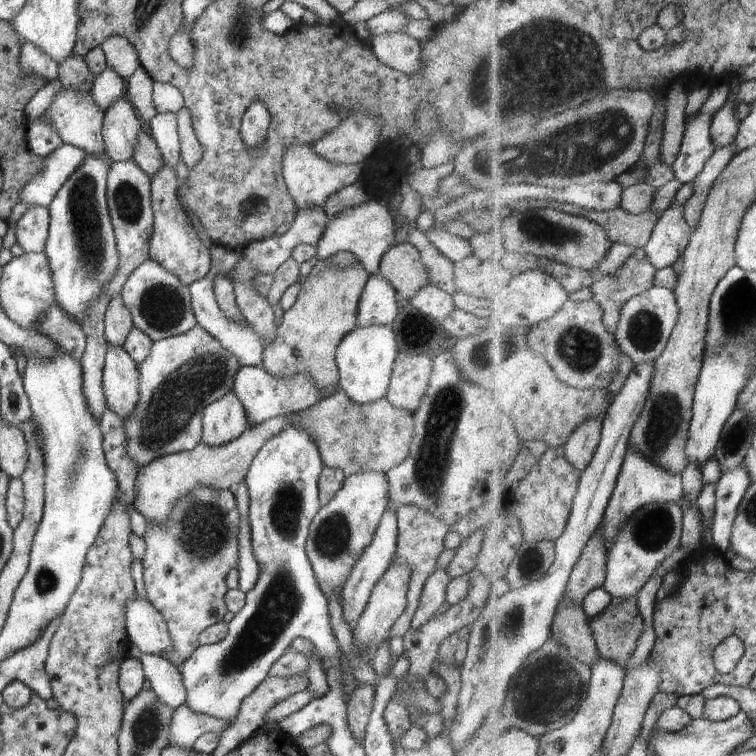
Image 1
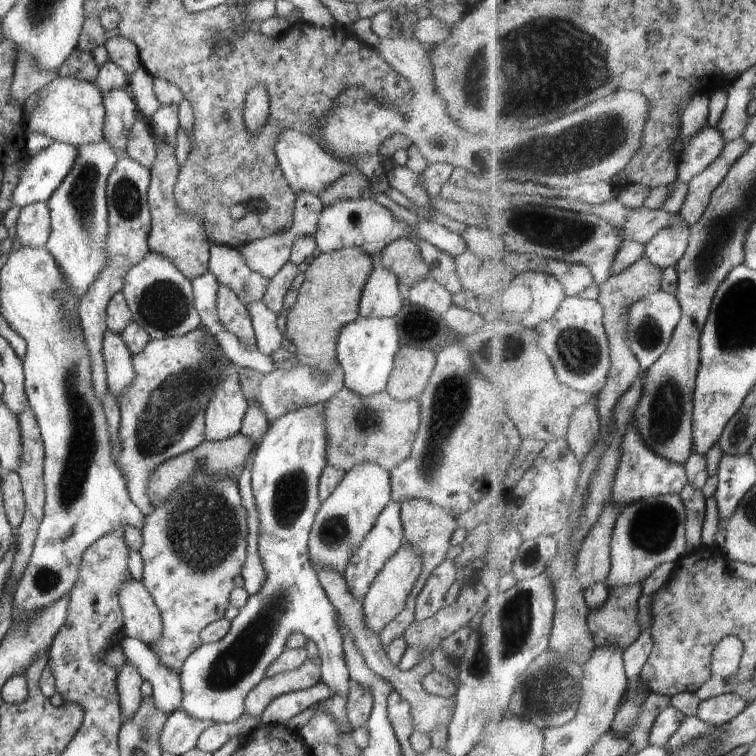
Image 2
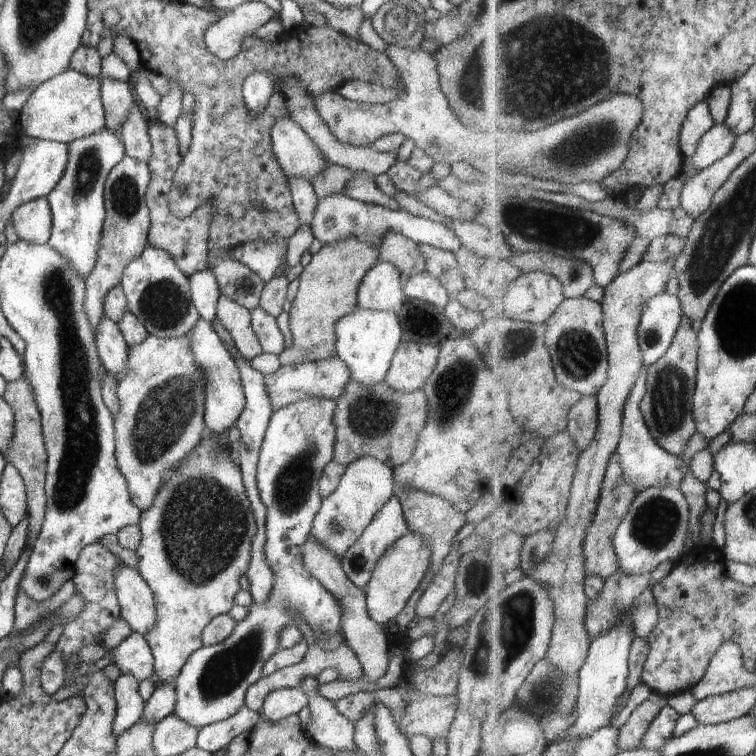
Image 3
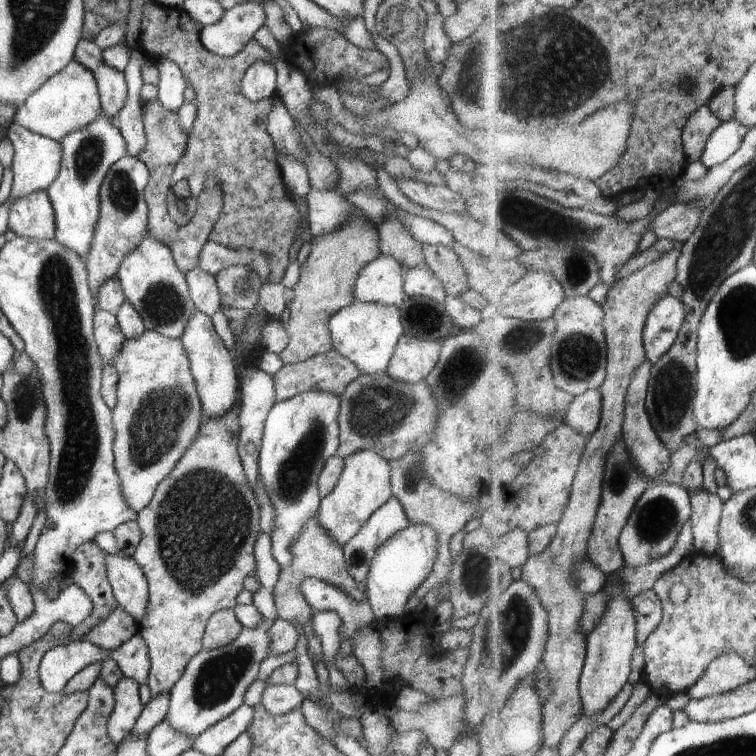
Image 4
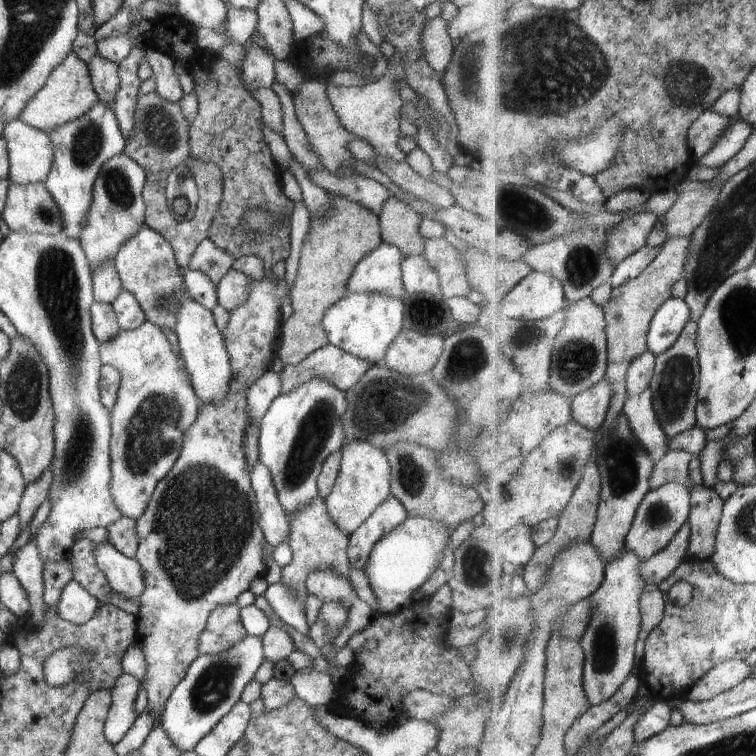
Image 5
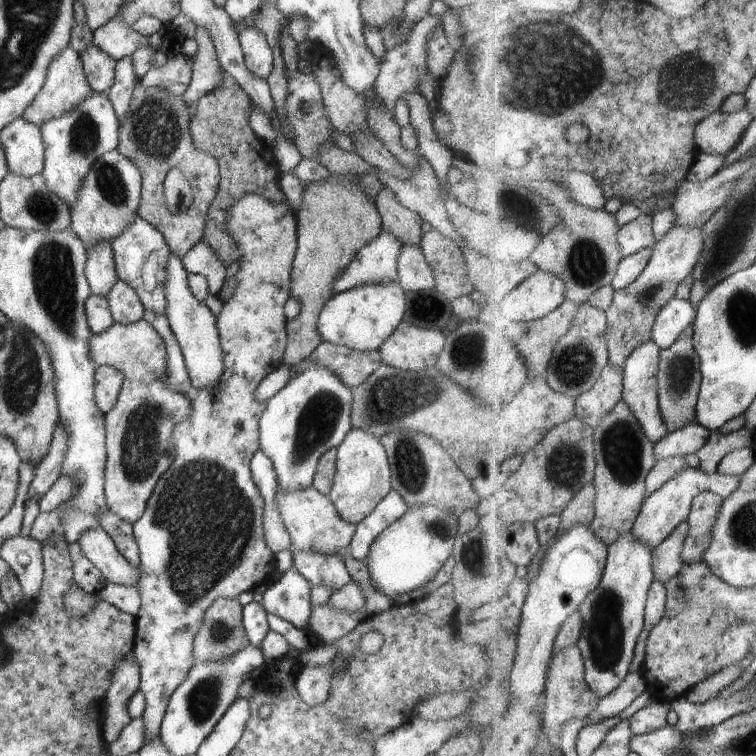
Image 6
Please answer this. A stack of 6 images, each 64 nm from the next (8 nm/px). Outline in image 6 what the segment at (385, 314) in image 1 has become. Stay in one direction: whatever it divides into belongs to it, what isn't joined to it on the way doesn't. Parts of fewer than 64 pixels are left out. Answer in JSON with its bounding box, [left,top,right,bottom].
[332,228,400,292]

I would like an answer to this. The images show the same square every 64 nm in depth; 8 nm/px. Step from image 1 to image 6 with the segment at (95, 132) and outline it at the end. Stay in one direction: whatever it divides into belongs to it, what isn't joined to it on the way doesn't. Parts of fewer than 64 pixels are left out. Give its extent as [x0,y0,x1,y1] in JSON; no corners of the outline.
[23,46,90,129]

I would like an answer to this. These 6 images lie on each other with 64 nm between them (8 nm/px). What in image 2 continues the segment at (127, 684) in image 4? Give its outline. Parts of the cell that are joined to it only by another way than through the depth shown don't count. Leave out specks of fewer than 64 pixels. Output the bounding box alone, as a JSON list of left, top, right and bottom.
[116,664,143,722]

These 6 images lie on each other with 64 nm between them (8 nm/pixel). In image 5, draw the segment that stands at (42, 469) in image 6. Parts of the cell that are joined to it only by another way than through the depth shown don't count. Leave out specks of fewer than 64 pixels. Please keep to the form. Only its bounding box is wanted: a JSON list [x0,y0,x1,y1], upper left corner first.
[17,462,54,532]

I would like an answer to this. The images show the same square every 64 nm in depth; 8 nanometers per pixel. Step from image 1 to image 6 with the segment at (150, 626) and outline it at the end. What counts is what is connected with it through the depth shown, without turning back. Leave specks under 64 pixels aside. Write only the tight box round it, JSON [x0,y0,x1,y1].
[74,528,140,586]

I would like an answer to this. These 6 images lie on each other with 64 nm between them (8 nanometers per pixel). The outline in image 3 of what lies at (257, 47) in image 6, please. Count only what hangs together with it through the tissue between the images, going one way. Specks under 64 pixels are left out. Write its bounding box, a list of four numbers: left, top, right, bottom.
[242,72,273,117]

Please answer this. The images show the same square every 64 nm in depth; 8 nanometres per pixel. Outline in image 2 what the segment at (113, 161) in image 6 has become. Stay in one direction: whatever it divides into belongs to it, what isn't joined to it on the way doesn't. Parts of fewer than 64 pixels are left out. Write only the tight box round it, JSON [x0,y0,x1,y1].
[78,153,151,402]

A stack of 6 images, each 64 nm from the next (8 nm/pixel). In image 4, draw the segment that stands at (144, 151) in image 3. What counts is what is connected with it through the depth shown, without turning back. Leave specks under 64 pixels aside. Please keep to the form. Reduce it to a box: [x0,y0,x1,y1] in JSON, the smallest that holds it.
[115,46,149,159]

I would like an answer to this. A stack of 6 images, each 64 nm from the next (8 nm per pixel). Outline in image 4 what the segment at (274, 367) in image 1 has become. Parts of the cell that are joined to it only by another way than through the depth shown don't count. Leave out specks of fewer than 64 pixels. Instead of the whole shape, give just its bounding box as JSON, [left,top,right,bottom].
[280,214,380,365]

